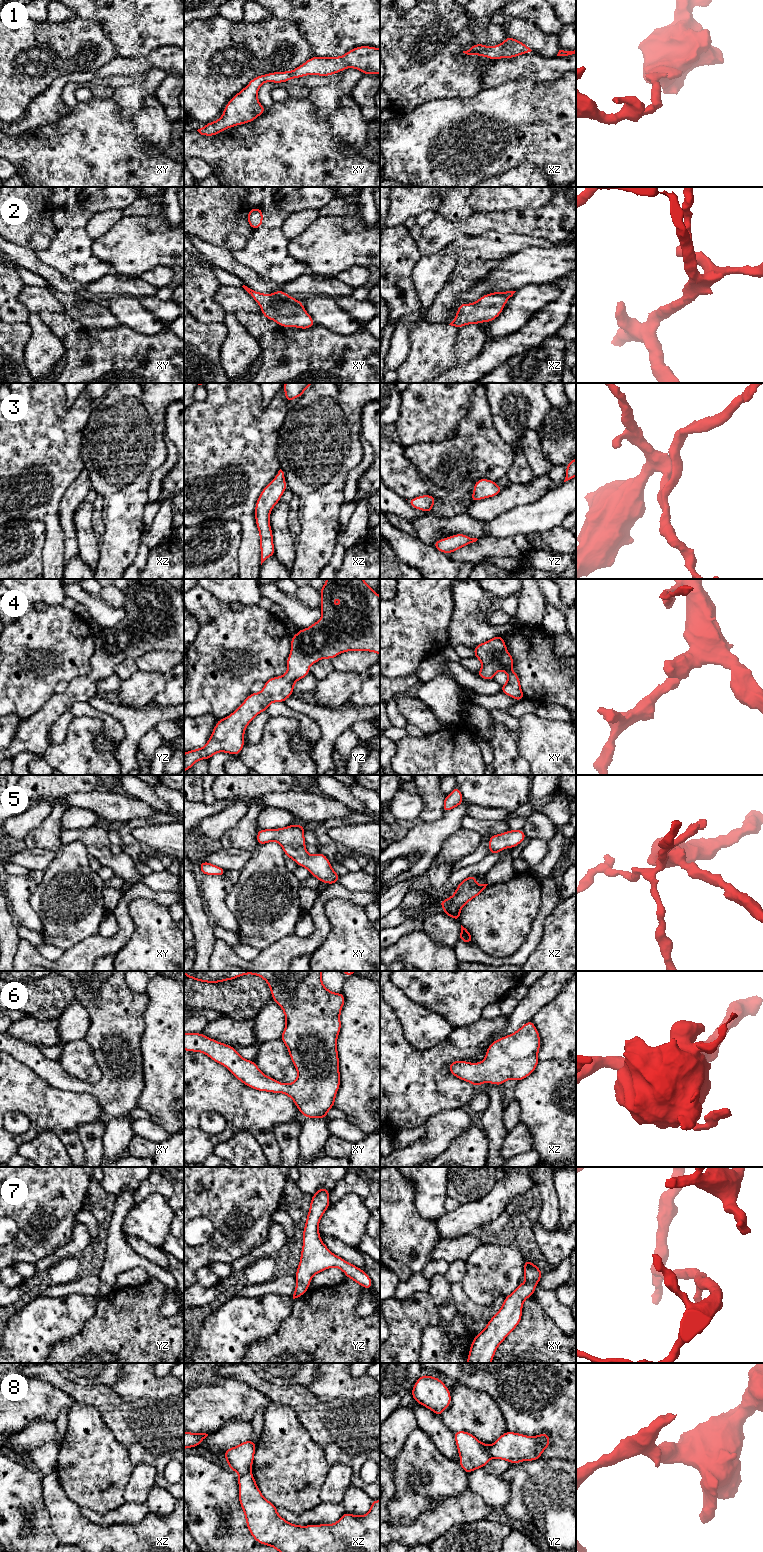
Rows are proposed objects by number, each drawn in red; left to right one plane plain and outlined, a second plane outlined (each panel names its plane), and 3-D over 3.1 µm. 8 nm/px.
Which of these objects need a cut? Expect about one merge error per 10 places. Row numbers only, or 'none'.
8

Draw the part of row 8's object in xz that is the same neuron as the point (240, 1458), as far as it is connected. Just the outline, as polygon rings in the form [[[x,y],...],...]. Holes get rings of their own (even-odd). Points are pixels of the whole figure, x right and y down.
[[[248,1440],[225,1450],[224,1457],[228,1467],[237,1472],[239,1476],[251,1472],[255,1449],[256,1443]]]

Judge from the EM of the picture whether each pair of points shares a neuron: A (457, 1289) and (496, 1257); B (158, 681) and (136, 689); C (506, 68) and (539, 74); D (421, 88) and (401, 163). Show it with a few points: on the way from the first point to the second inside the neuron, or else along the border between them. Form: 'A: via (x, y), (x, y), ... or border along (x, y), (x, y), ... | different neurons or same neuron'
A: border along (460, 1282), (464, 1293), (476, 1303) | different neurons
B: via (153, 681), (141, 688) | same neuron
C: via (514, 68), (526, 68), (531, 73) | same neuron
D: border along (436, 99), (426, 102), (408, 113), (395, 116) | different neurons

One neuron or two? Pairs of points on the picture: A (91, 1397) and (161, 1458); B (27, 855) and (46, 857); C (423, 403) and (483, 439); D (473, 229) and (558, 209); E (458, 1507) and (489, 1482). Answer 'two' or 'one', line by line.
A: one
B: one
C: two
D: one
E: two

